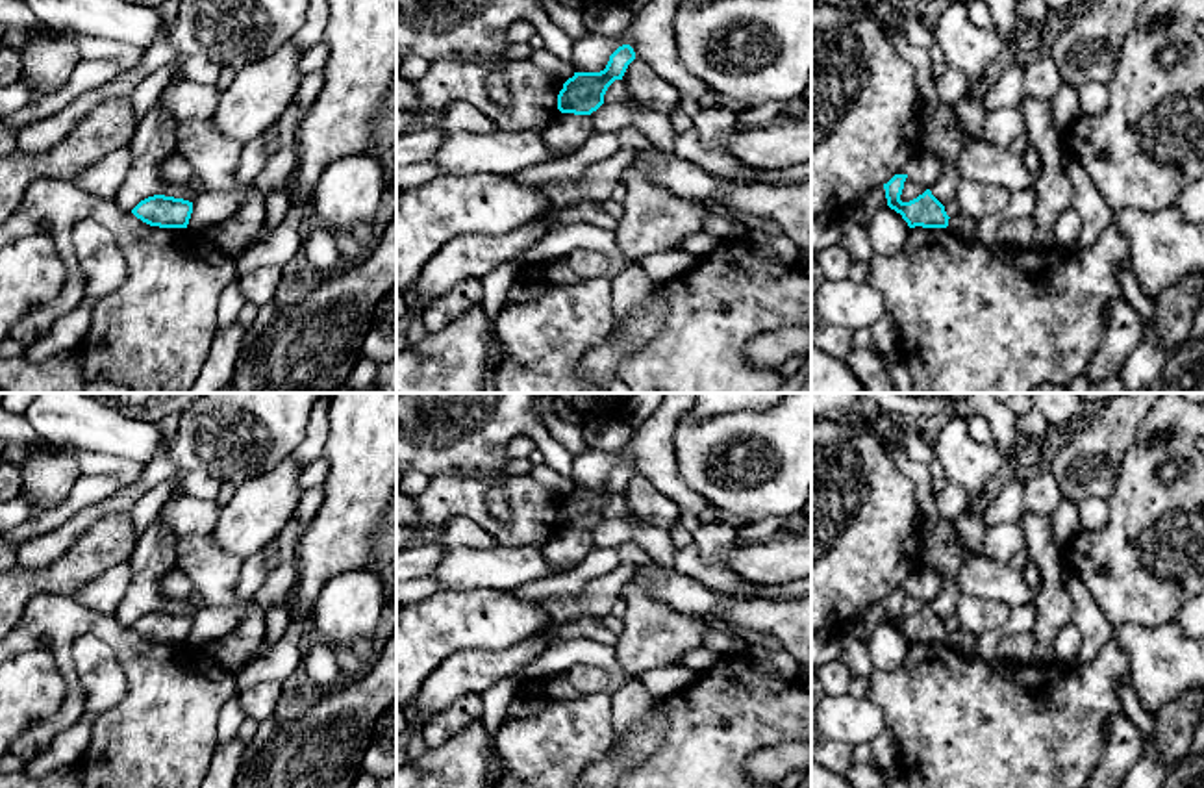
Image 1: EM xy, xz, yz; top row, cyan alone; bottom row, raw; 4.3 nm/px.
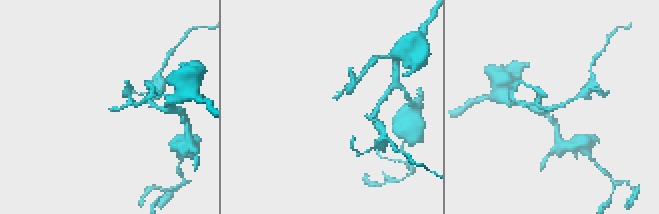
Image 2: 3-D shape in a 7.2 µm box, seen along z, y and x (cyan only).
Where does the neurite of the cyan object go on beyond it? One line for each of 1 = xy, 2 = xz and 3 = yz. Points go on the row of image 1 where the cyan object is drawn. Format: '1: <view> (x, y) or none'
1: none
2: none
3: none

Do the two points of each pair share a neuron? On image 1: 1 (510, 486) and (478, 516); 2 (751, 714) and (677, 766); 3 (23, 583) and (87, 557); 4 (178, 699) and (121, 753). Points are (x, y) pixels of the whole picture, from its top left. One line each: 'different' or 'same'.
1: same
2: same
3: same
4: same

